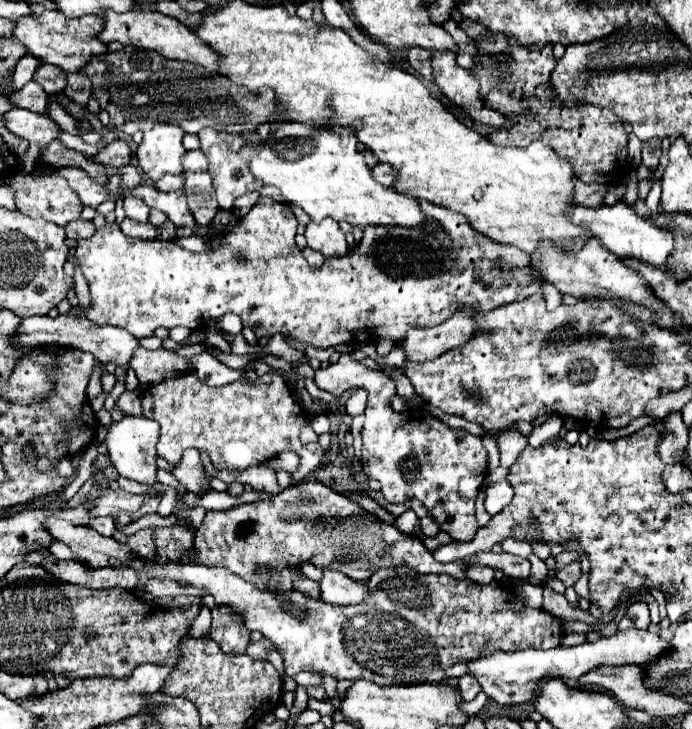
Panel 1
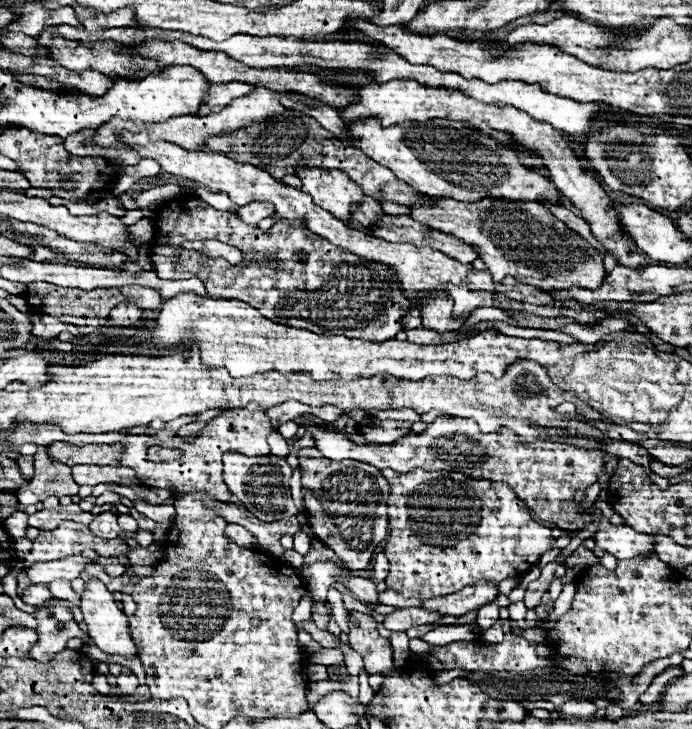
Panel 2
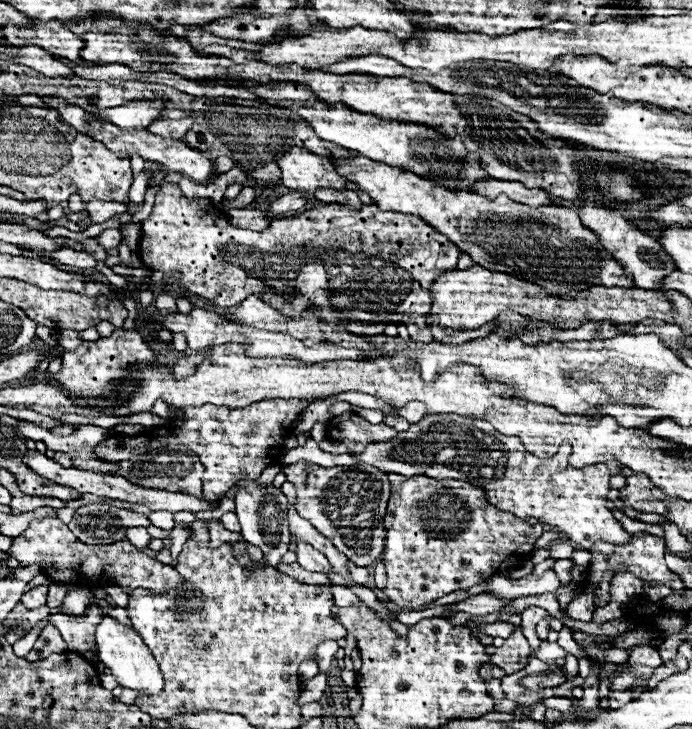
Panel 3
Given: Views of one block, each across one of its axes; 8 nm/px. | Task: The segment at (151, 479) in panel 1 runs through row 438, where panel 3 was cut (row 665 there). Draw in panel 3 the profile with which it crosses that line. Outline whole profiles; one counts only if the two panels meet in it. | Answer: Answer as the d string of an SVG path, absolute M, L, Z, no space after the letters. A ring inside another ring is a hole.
M104 616L96 630L96 644L98 644L100 662L106 668L110 668L112 676L118 680L120 686L132 688L138 692L146 692L146 694L158 694L164 690L164 680L162 680L160 668L154 660L154 656L150 654L150 648L142 642L142 638L134 630L116 622L110 616Z

